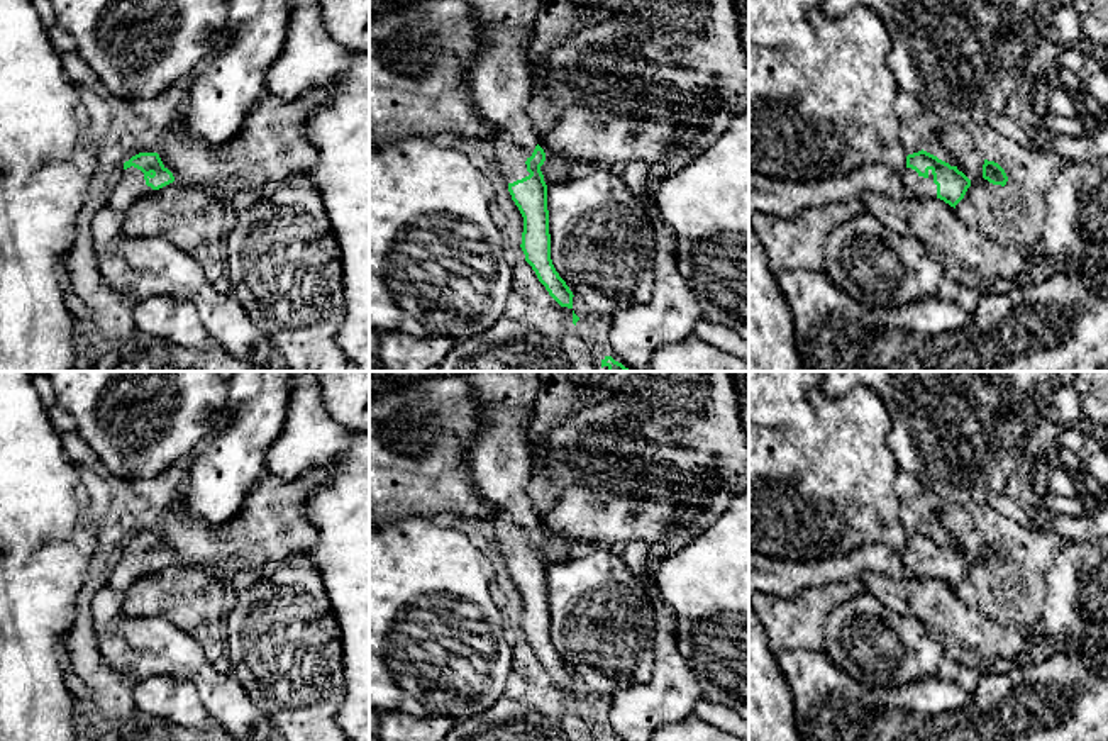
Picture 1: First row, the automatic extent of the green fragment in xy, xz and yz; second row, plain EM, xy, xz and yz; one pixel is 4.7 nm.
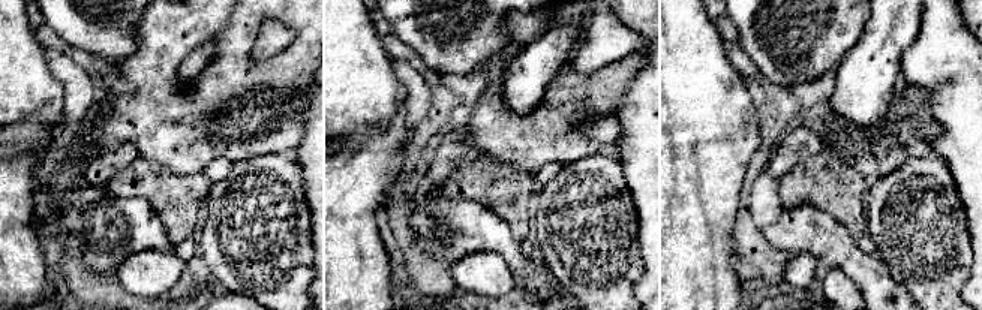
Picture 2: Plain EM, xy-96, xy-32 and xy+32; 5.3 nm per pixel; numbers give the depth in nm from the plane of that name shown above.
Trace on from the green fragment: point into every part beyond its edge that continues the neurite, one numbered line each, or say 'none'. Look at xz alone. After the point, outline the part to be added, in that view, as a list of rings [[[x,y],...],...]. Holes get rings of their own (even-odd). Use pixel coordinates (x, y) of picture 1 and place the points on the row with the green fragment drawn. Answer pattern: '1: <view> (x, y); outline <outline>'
1: xz (500, 78); outline [[[469,0],[469,3],[479,29],[479,46],[469,78],[473,102],[478,114],[496,129],[490,137],[495,148],[493,161],[508,185],[530,175],[525,161],[539,142],[525,109],[534,86],[529,71],[529,53],[540,0]]]

